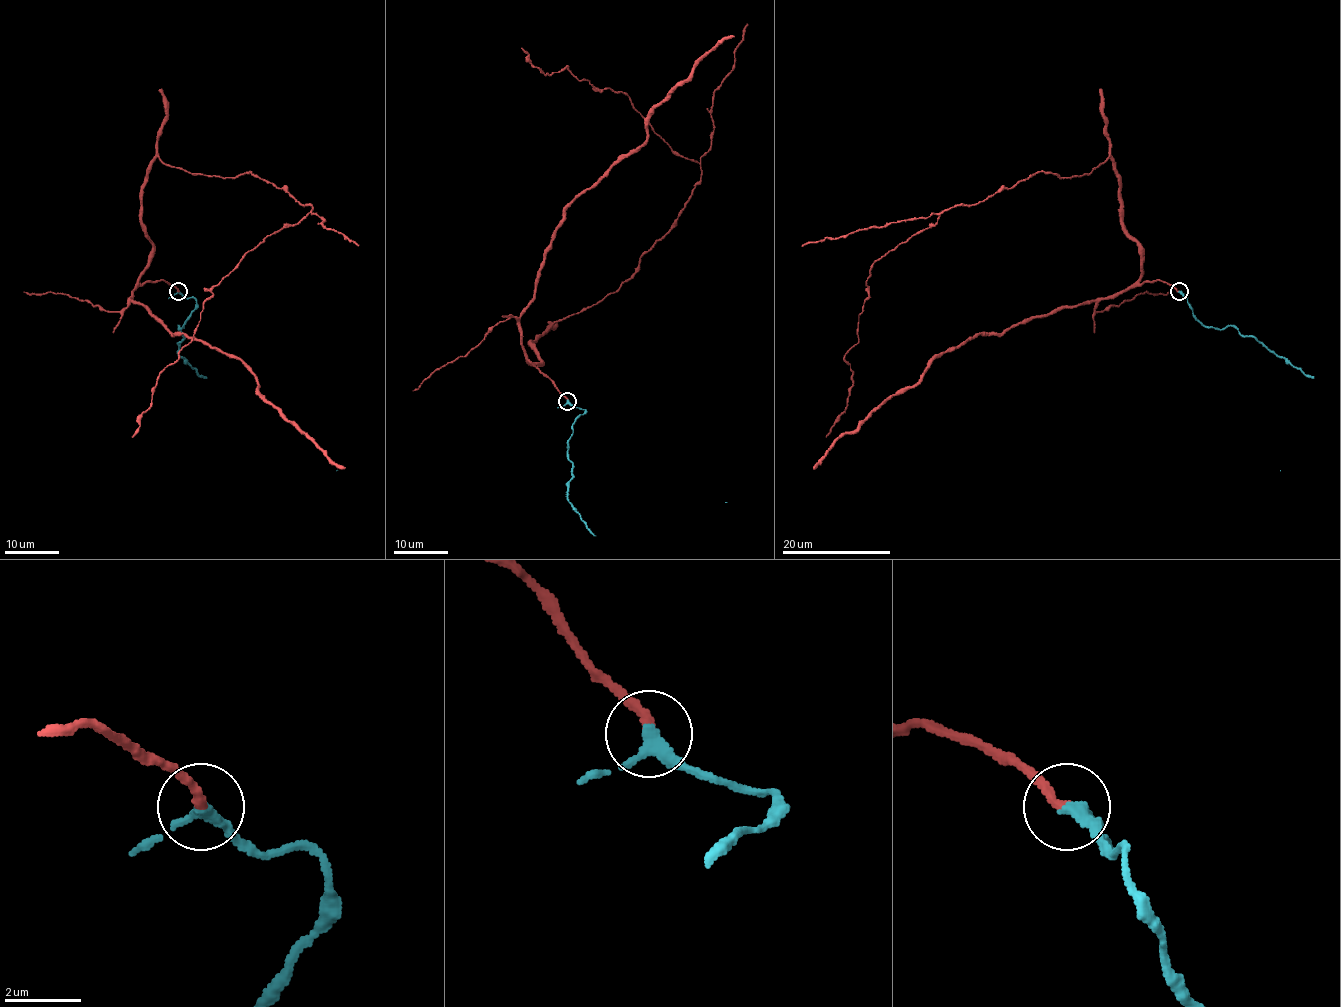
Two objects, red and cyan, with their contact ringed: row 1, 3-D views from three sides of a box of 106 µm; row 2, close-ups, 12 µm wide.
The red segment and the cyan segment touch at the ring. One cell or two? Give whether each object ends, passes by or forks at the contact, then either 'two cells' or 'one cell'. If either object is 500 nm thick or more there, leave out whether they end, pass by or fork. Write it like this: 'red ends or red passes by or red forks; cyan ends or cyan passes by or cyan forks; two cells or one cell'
red ends; cyan passes by; one cell

